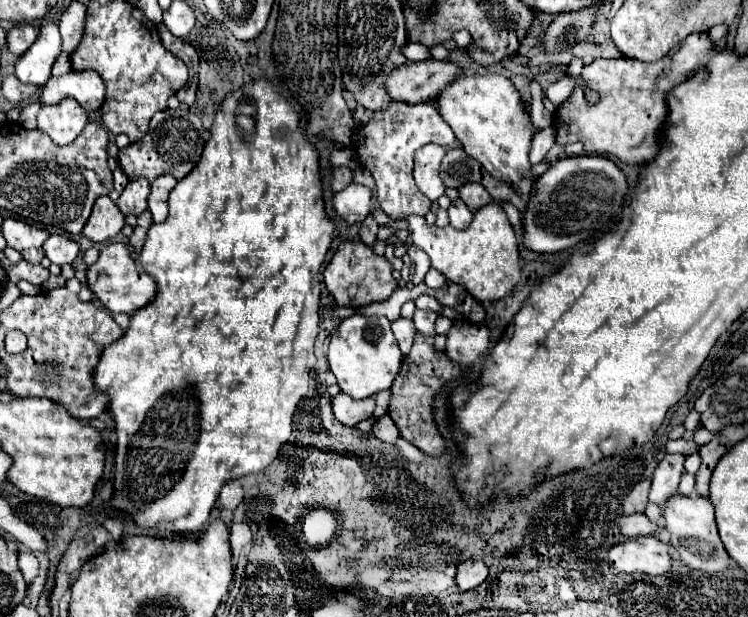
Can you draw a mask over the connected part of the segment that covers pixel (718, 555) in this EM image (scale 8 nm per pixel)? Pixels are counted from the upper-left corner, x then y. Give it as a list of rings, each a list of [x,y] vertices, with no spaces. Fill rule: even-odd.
[[[676,493],[664,503],[664,519],[666,519],[666,529],[672,535],[672,545],[678,549],[684,565],[708,573],[724,571],[724,545],[718,537],[718,529],[714,523],[714,507],[708,497],[700,495],[690,497]]]

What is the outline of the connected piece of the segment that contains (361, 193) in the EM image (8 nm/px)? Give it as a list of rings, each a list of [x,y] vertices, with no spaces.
[[[352,183],[344,191],[334,195],[334,207],[340,213],[340,217],[348,223],[360,223],[370,213],[372,203],[372,191],[364,185]]]

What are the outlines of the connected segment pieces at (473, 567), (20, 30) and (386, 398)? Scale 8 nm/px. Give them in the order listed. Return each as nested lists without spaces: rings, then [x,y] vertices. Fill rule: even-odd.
[[[468,559],[458,565],[456,583],[460,585],[462,591],[468,591],[478,587],[486,577],[488,577],[488,567],[480,559]]]
[[[30,23],[18,25],[8,31],[8,49],[16,55],[22,55],[32,47],[36,37],[38,37],[38,29],[34,25],[30,25]]]
[[[384,390],[376,394],[376,408],[373,413],[374,417],[380,417],[387,413],[388,407],[390,404],[390,398],[391,398],[391,391],[390,390]]]

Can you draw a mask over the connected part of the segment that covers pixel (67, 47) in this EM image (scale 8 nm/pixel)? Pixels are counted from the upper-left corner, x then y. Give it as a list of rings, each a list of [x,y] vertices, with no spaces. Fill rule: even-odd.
[[[72,1],[58,21],[58,27],[60,27],[60,33],[62,33],[62,51],[66,51],[68,55],[74,53],[74,49],[82,41],[84,15],[86,15],[86,5]]]

